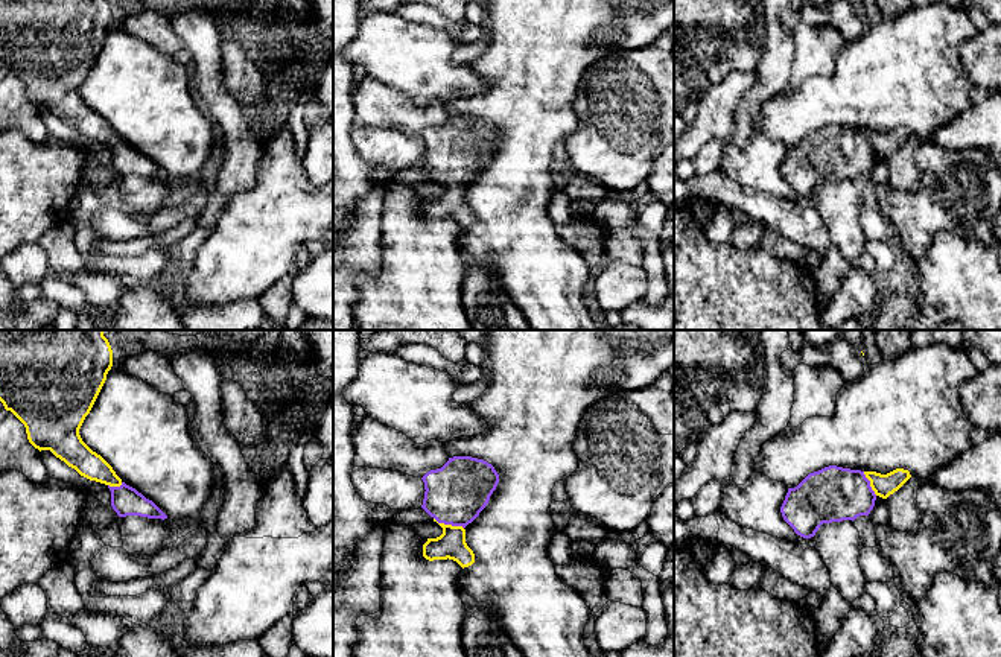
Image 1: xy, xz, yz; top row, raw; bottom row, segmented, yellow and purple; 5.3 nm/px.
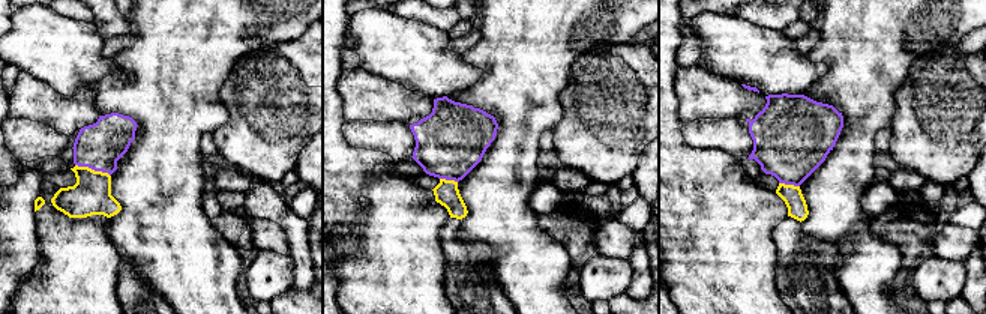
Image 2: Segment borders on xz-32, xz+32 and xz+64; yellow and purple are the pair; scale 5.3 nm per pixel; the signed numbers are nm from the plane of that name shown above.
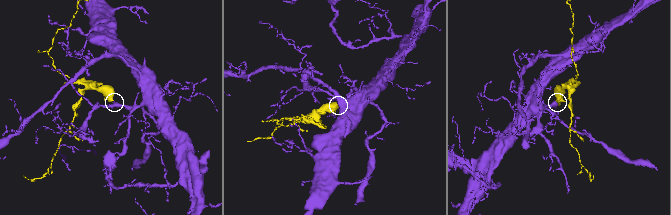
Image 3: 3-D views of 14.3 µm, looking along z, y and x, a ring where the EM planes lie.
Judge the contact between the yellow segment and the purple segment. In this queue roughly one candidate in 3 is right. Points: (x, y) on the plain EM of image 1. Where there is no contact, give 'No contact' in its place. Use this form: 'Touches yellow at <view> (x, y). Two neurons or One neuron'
Touches yellow at xz (449, 184). One neuron

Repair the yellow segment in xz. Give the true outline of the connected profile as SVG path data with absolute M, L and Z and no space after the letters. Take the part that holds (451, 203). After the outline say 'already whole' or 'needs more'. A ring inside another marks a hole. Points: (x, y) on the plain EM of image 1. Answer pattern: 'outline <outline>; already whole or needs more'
outline M453 116L423 137L424 158L421 167L443 187L437 198L423 204L423 216L453 219L462 228L475 222L475 213L466 202L466 186L487 166L499 143L491 123L472 116Z; needs more

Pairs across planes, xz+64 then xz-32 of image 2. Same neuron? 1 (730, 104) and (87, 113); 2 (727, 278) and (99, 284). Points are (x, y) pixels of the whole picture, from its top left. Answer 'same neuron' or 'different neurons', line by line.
1: same neuron
2: same neuron

